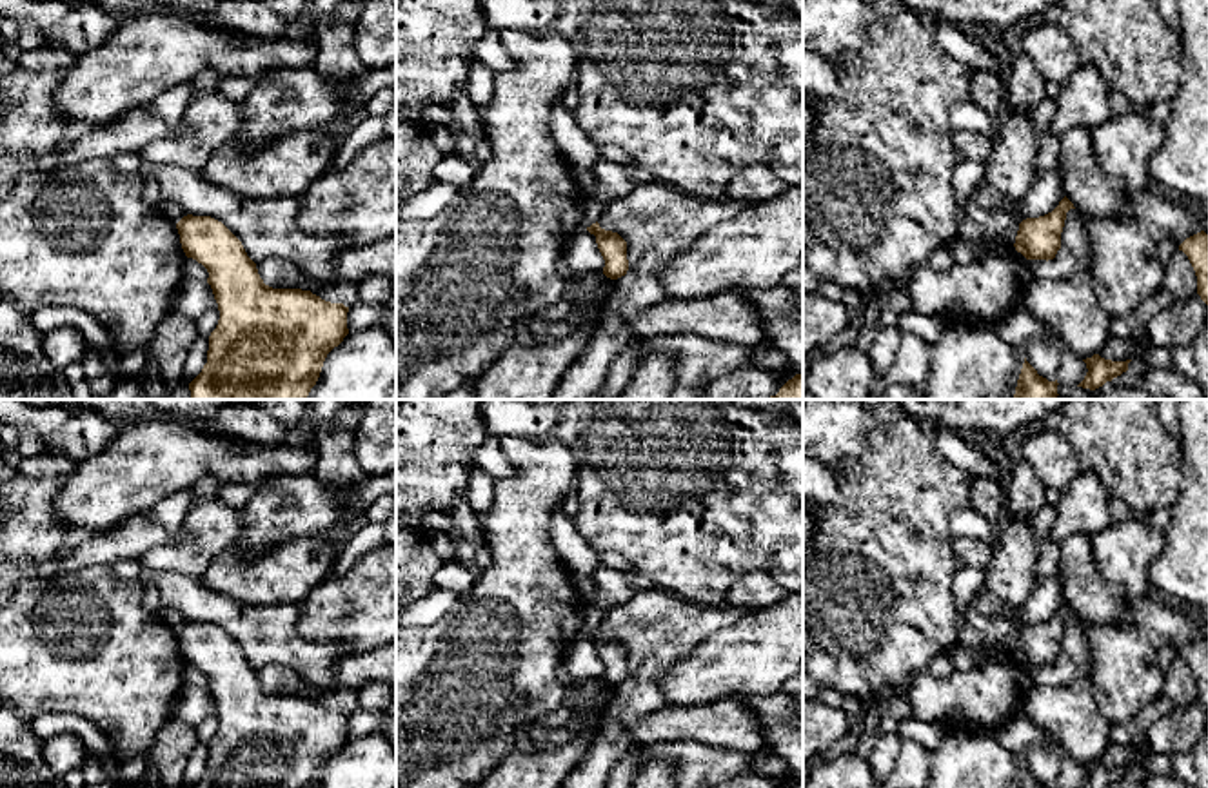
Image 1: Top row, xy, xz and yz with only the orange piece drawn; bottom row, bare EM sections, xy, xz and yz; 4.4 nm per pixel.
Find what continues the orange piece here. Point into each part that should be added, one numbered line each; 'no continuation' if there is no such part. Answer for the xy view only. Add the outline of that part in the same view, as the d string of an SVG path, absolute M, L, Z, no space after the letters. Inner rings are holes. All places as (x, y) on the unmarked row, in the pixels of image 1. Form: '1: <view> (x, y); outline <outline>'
no continuation

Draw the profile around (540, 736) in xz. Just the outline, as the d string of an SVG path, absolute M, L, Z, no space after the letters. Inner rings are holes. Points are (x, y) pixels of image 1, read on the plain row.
M603 714L594 721L589 723L585 715L570 717L563 726L545 726L538 721L530 721L529 728L525 730L527 737L536 748L556 748L567 744L581 732L587 732L590 737L601 728Z

